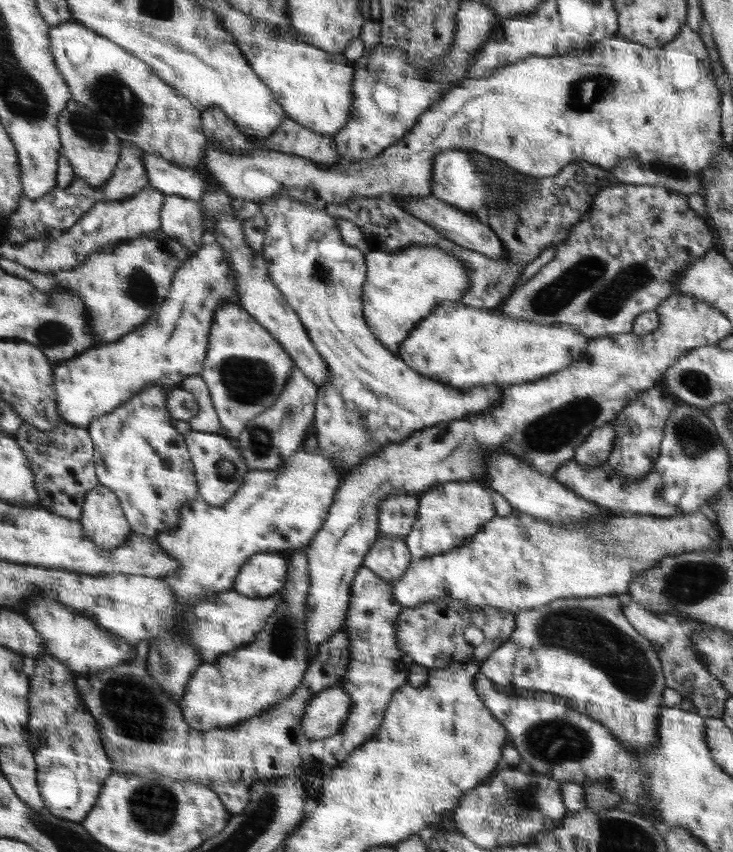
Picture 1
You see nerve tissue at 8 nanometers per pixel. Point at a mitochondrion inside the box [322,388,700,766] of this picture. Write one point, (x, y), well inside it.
(585, 633)

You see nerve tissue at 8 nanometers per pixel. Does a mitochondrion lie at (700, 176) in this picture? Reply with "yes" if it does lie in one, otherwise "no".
no

